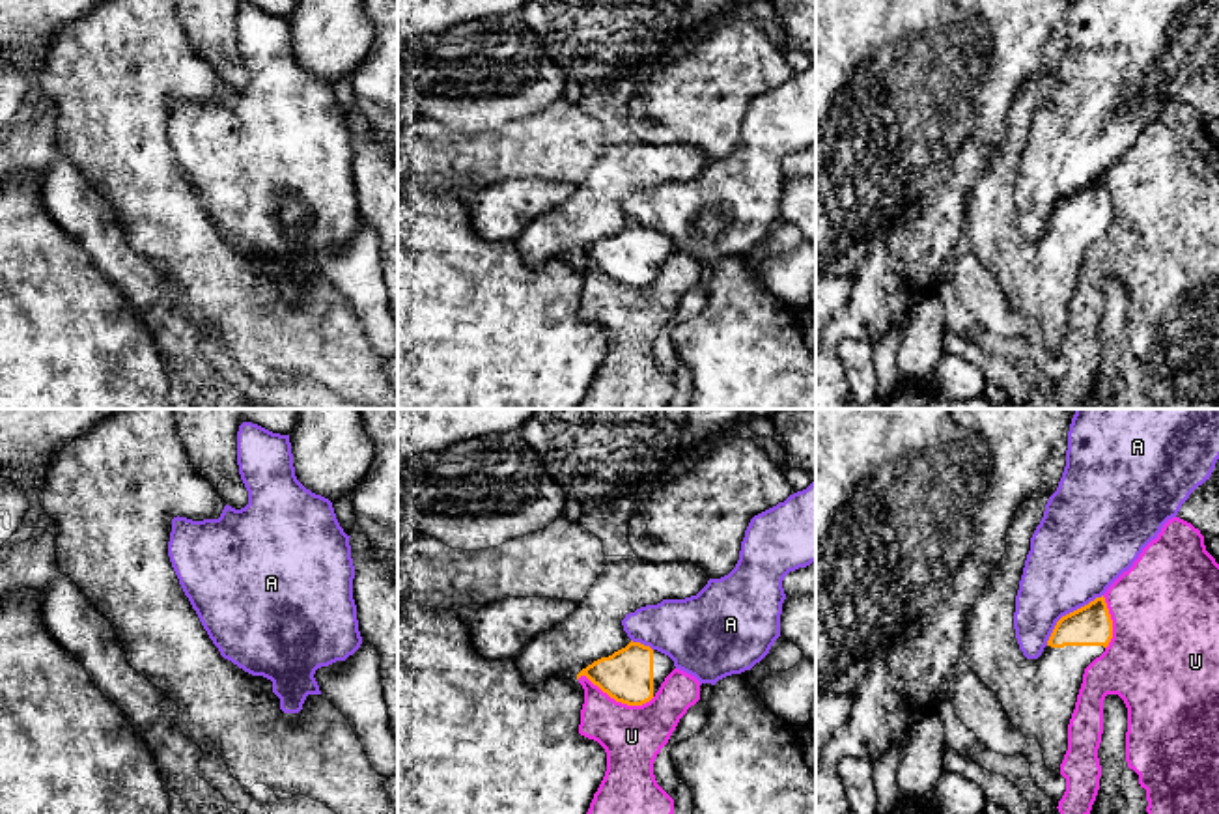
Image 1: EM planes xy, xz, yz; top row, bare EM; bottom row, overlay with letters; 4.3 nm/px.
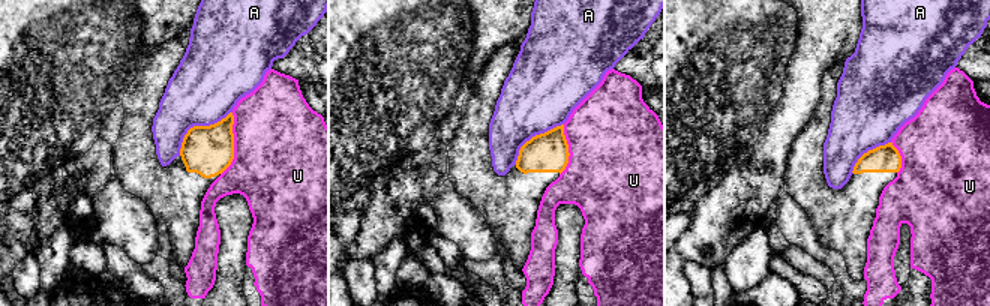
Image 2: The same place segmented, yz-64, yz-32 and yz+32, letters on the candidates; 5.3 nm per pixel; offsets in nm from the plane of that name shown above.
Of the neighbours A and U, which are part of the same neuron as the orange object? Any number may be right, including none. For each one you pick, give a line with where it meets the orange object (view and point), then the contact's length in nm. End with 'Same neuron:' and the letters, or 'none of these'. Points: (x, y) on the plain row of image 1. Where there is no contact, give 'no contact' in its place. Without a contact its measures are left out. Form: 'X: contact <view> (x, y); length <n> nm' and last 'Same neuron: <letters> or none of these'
Same neuron: none of these

